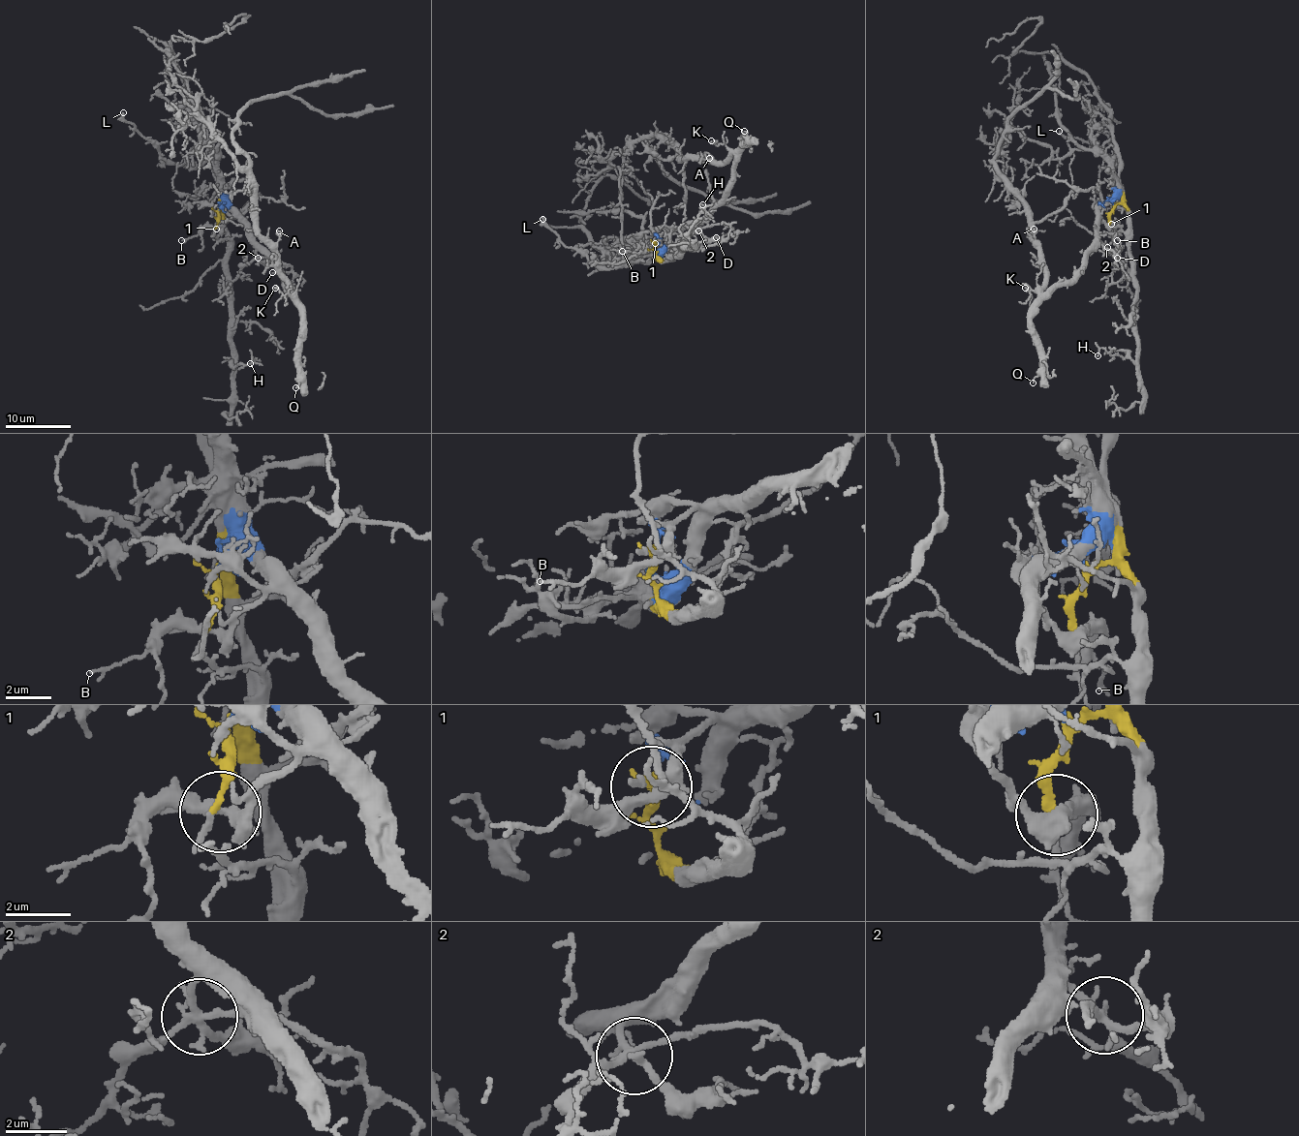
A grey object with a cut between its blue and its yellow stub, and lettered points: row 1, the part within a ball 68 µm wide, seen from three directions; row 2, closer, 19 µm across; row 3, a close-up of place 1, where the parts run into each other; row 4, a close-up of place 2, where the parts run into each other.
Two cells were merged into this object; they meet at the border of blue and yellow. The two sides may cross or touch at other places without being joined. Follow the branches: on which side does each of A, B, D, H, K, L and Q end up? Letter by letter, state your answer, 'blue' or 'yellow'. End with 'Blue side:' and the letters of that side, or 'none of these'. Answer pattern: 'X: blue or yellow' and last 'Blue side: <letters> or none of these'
A: blue
B: blue
D: blue
H: yellow
K: blue
L: blue
Q: blue
Blue side: A, B, D, K, L, Q

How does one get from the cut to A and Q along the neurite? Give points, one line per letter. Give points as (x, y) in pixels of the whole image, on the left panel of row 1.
A: (218, 211), (222, 204), (241, 223), (295, 298), (291, 281), (281, 271), (279, 230)
Q: (218, 211), (222, 204), (241, 223), (254, 246), (268, 258), (292, 290), (300, 323), (299, 379), (294, 387)

